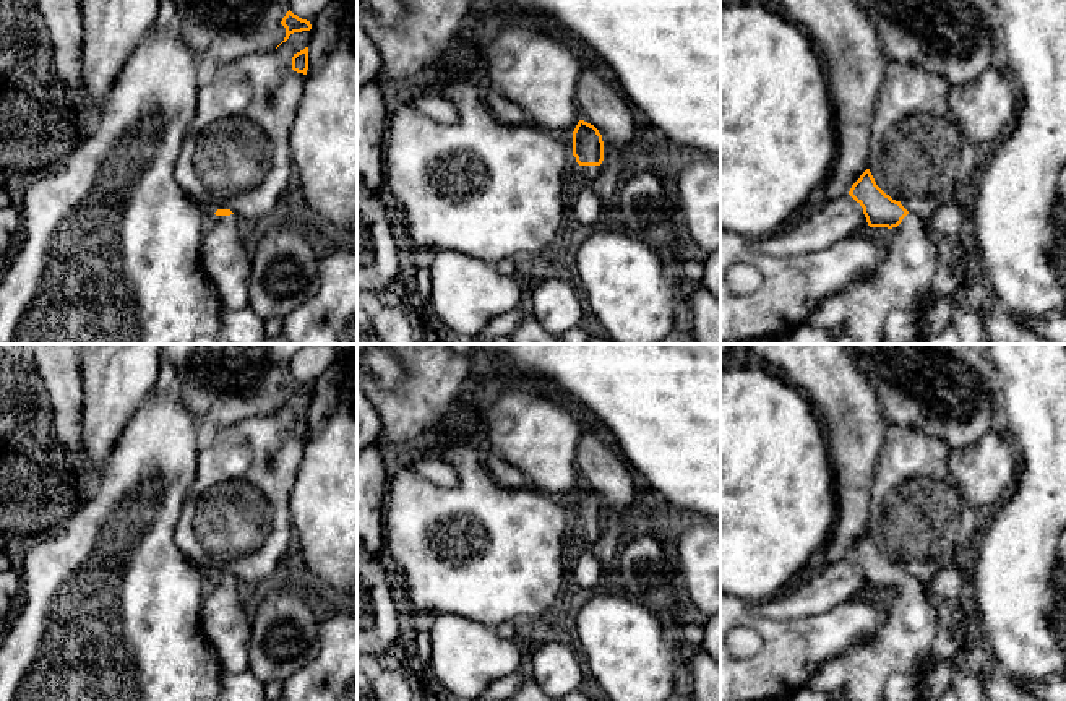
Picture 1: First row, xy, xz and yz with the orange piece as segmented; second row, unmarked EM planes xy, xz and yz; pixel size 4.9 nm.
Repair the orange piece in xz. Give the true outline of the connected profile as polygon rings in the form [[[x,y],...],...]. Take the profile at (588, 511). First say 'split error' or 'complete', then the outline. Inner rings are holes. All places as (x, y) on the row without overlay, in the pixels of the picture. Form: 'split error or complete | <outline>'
split error | [[[579,484],[573,495],[573,519],[578,526],[573,539],[579,545],[597,539],[604,524],[604,505],[599,493],[584,484]]]

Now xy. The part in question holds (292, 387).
complete | [[[290,373],[282,381],[281,388],[286,391],[286,401],[282,406],[286,406],[289,402],[289,399],[294,396],[302,396],[302,394],[312,393],[310,385],[299,381]]]

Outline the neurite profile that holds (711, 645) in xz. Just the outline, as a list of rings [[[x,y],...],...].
[[[720,613],[709,615],[699,651],[720,662]]]

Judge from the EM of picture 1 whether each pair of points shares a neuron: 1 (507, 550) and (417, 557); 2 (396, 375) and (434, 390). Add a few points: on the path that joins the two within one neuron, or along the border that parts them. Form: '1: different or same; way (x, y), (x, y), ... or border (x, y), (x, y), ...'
1: same; way (484, 559), (455, 571), (440, 563)
2: different; border (401, 361), (404, 382), (393, 390), (380, 388)

